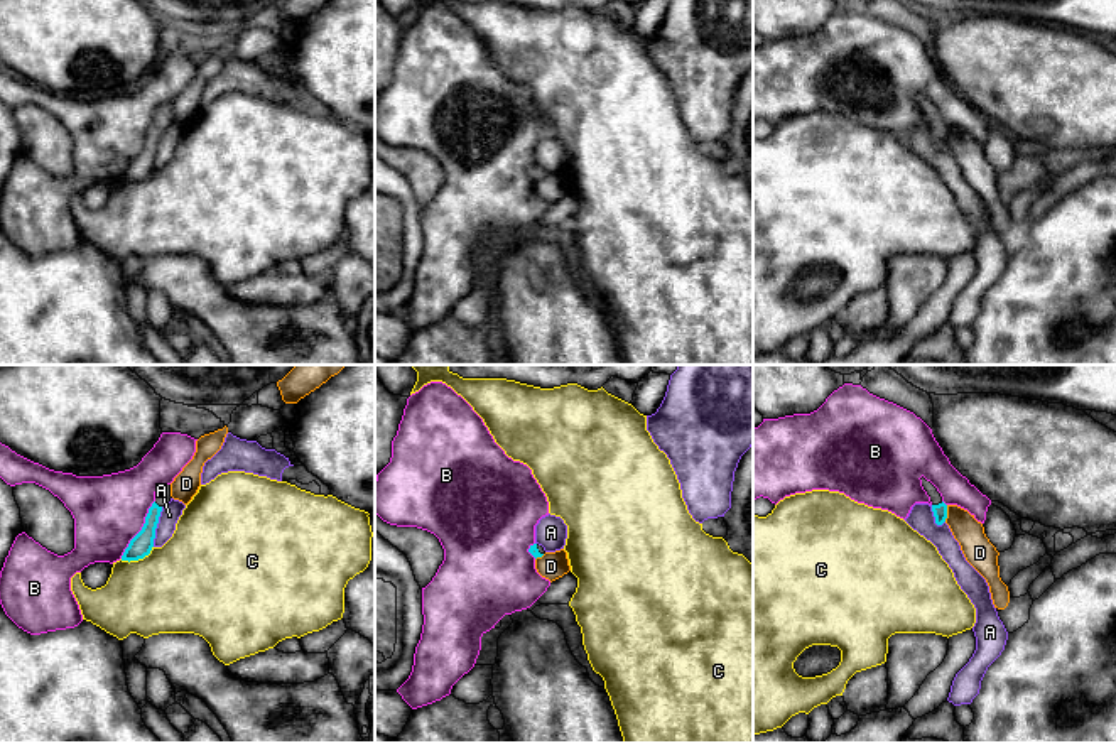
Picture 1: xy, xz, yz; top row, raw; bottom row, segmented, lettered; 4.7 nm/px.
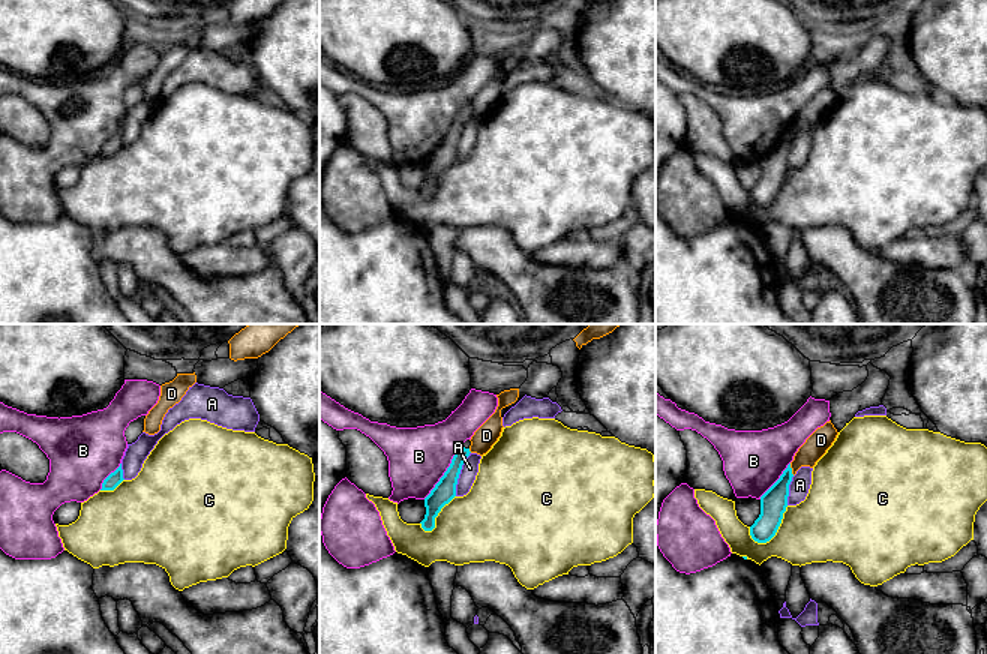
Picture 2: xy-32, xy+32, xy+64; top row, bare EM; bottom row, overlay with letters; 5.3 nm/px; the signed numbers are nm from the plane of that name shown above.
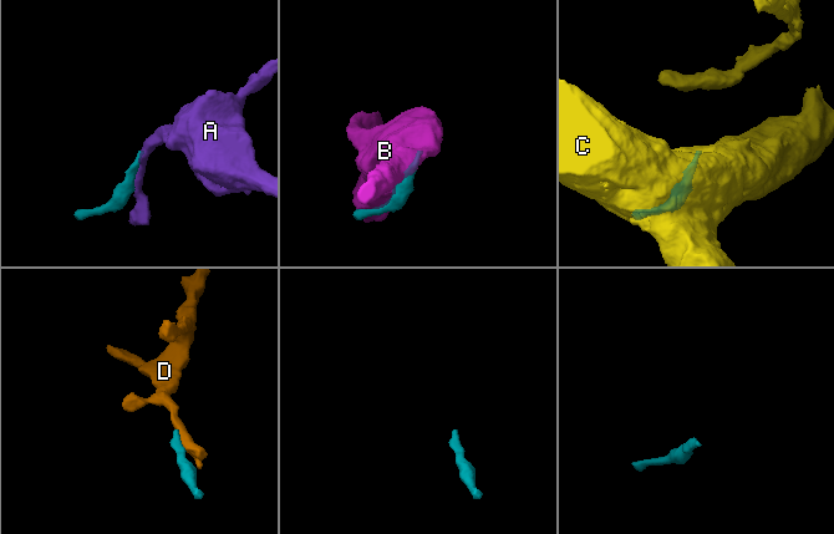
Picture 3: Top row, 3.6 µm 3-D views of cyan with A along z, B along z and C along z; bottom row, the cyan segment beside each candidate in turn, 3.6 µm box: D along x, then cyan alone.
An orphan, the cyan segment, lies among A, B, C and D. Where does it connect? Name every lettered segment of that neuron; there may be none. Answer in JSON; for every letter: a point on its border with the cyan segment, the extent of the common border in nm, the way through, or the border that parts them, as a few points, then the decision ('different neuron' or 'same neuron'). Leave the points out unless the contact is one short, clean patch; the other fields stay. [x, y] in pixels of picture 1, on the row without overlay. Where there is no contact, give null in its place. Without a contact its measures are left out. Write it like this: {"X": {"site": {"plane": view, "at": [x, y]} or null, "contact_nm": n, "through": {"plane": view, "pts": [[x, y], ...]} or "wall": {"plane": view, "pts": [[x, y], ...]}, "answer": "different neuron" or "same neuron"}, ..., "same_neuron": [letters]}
{"A": {"site": {"plane": "xy", "at": [156, 149]}, "contact_nm": 200, "answer": "different neuron"}, "B": {"site": {"plane": "xy", "at": [142, 151]}, "contact_nm": 320, "answer": "different neuron"}, "C": {"site": {"plane": "xy", "at": [137, 181]}, "contact_nm": 170, "answer": "different neuron"}, "D": {"site": {"plane": "yz", "at": [946, 135]}, "contact_nm": 80, "wall": {"plane": "yz", "pts": [[948, 127], [944, 142]]}, "answer": "different neuron"}, "same_neuron": []}

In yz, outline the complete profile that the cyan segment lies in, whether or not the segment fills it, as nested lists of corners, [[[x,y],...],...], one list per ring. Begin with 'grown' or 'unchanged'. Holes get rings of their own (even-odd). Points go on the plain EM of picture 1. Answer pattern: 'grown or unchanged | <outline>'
grown | [[[924,98],[920,101],[922,101],[924,111],[930,118],[935,145],[942,147],[947,140],[947,127],[942,123],[940,115],[937,113],[937,110],[930,103],[927,103]]]

